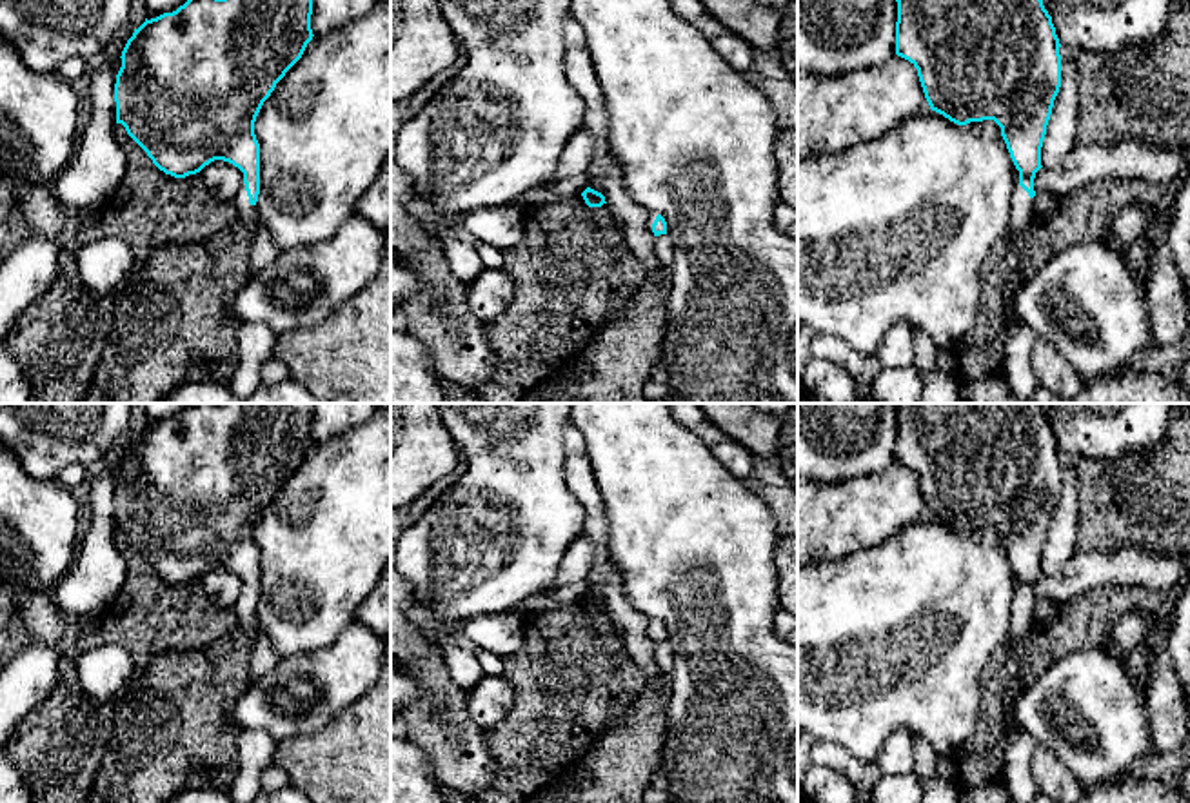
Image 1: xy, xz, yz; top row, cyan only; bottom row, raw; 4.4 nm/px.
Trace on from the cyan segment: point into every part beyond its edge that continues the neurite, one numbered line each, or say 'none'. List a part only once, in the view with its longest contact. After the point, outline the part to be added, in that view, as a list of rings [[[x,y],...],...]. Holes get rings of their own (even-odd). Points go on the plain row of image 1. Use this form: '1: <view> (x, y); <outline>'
1: xy (249, 625); [[[242,590],[234,610],[238,614],[238,623],[240,623],[240,630],[249,638],[249,641],[253,643],[260,632],[260,621],[258,621],[258,614],[249,610],[249,603],[245,598],[245,590]]]

